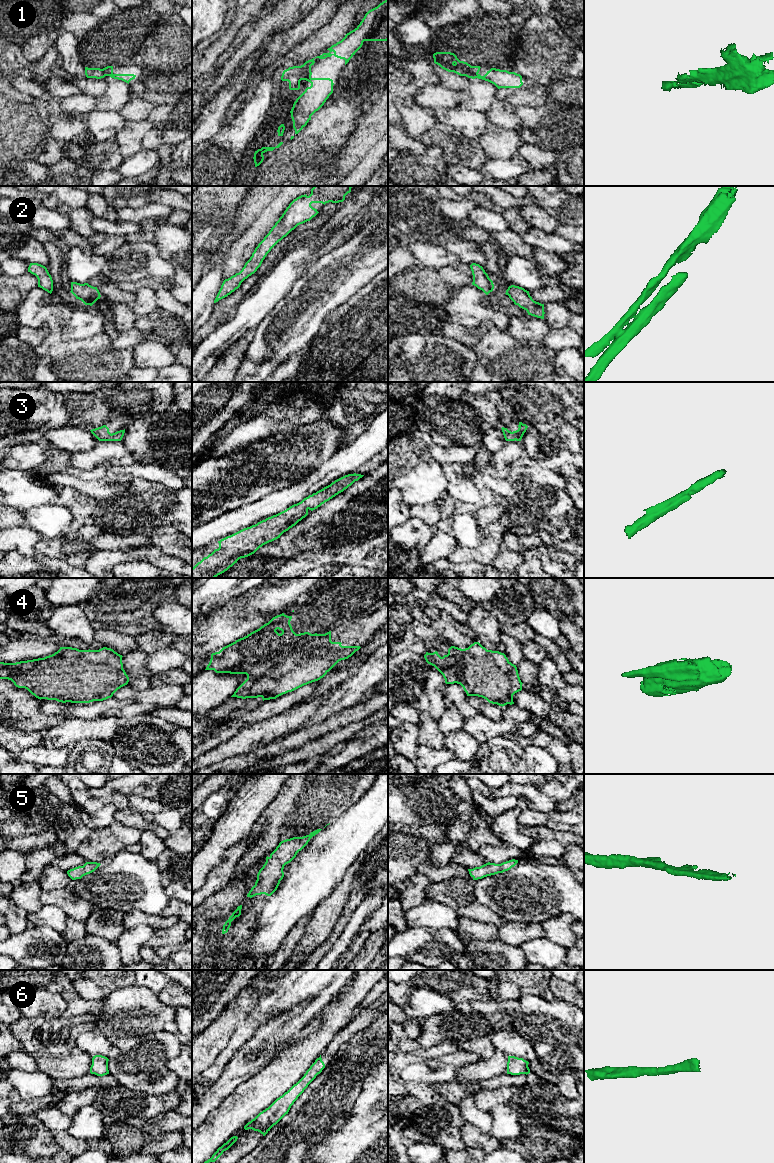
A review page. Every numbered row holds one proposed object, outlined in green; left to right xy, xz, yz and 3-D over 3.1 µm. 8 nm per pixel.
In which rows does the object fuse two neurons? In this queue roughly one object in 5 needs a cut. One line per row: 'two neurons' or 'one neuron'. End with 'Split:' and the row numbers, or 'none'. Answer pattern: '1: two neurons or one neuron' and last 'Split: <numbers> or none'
1: one neuron
2: one neuron
3: one neuron
4: one neuron
5: one neuron
6: one neuron
Split: none

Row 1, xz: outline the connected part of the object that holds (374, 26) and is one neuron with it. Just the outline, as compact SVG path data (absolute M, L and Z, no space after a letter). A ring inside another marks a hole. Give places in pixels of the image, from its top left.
M388 0L383 1L377 7L369 10L360 24L345 37L332 45L329 53L323 53L315 58L325 59L334 55L344 59L345 65L362 47L364 41L388 40ZM314 59L306 61L301 66L293 66L284 70L282 81L289 82L290 90L299 90L300 81L311 83L305 91L296 99L290 111L295 134L298 134L311 120L311 116L318 111L333 93L333 80L330 78L312 78L311 66Z

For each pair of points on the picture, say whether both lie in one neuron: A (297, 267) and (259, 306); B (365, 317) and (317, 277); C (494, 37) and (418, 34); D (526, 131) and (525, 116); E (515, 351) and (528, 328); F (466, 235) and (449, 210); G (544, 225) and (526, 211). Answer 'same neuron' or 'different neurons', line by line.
A: same neuron
B: different neurons
C: different neurons
D: same neuron
E: different neurons
F: different neurons
G: same neuron

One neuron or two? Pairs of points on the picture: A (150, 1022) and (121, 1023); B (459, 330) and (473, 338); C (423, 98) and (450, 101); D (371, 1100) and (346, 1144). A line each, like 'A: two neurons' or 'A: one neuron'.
A: one neuron
B: one neuron
C: one neuron
D: one neuron

